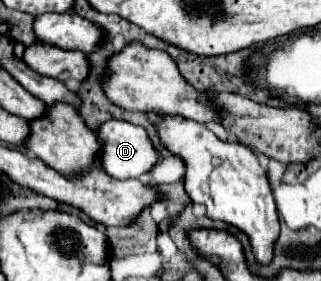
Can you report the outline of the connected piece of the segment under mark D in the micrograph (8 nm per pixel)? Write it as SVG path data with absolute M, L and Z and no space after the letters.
M110 120L98 128L98 138L100 142L104 142L98 166L106 170L106 174L110 174L112 178L118 178L118 180L140 178L146 172L150 172L158 162L158 150L154 148L146 128L142 126L134 126L124 120Z

